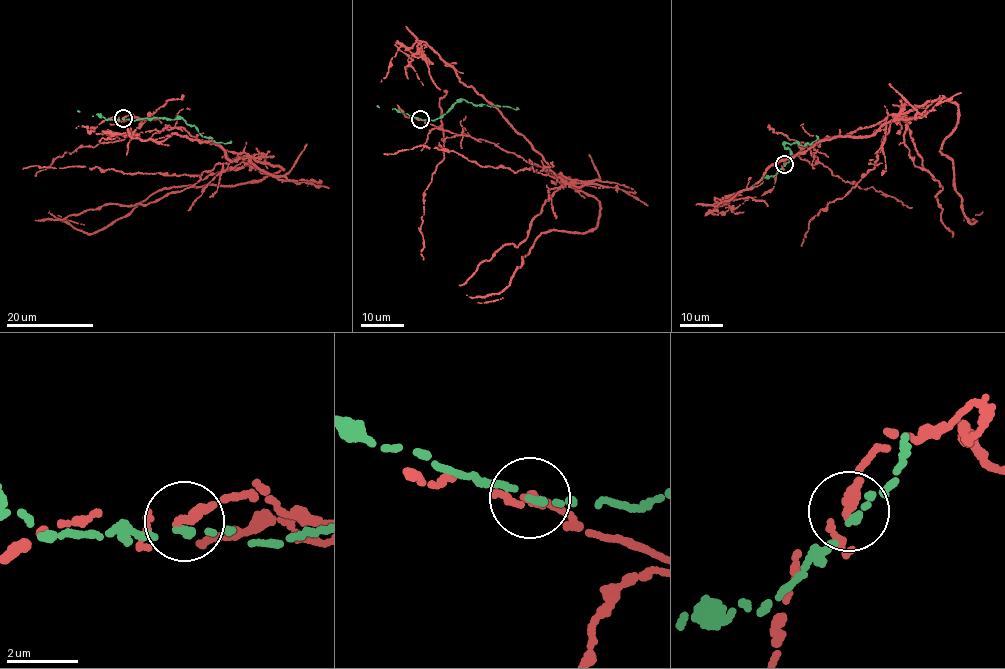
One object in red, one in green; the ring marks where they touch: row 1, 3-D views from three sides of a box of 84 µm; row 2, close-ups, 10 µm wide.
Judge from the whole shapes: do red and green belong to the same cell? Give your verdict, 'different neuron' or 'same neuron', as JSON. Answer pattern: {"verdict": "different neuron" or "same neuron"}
{"verdict": "different neuron"}

